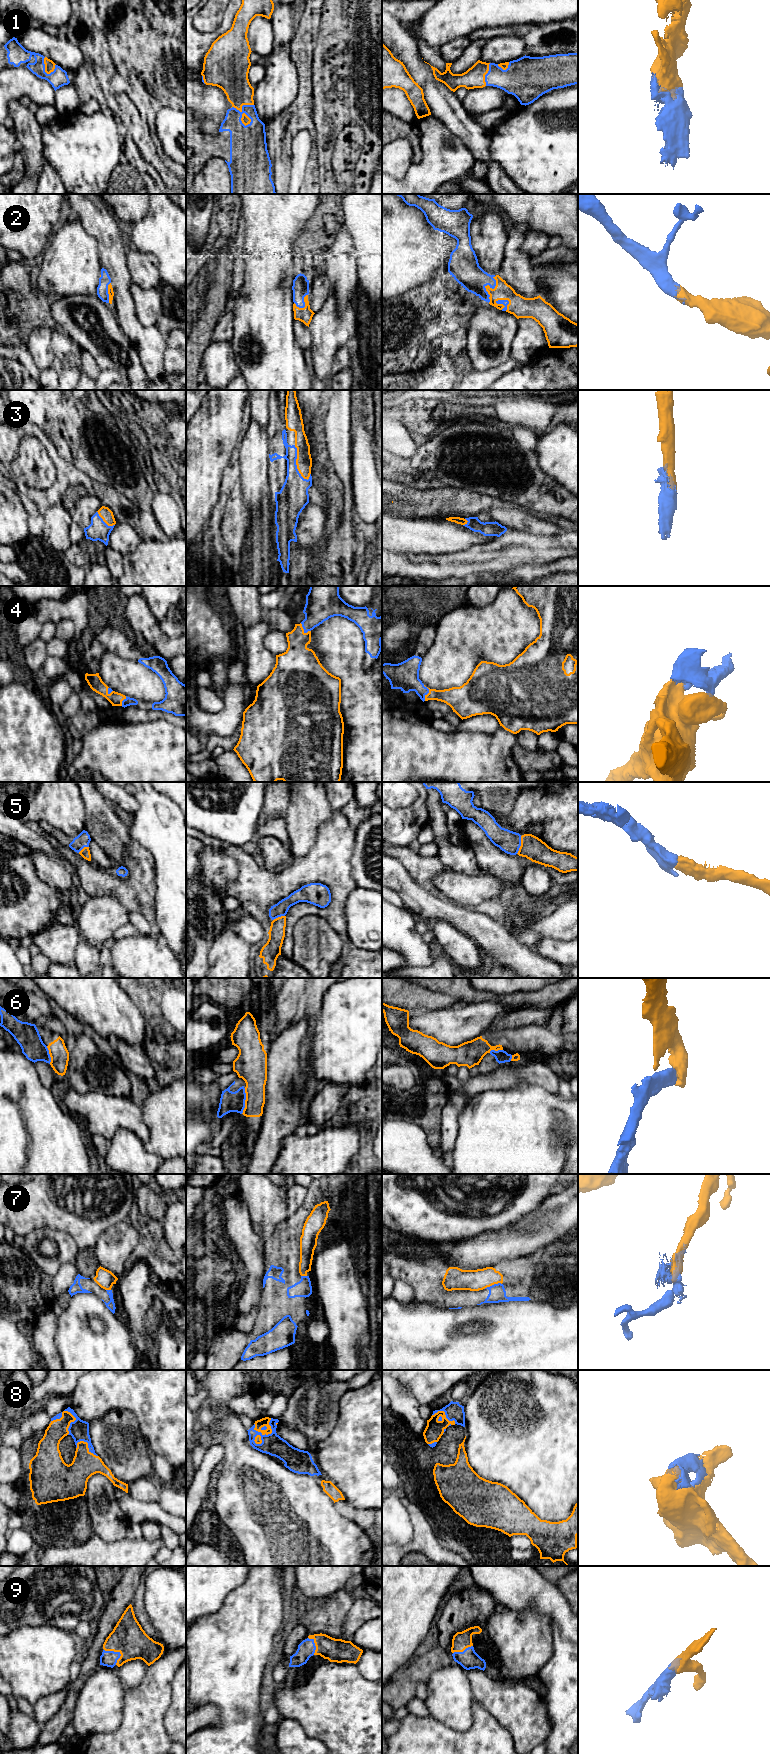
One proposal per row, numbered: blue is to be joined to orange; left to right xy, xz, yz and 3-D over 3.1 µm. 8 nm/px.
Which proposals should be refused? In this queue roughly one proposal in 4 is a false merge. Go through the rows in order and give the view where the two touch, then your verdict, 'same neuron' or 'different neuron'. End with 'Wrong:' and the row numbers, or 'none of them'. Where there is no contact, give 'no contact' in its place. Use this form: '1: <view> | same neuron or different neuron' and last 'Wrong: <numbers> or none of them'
1: xz | same neuron
2: yz | same neuron
3: xz | same neuron
4: yz | same neuron
5: yz | same neuron
6: xz | different neuron
7: yz | same neuron
8: xz | same neuron
9: xy | same neuron
Wrong: 6

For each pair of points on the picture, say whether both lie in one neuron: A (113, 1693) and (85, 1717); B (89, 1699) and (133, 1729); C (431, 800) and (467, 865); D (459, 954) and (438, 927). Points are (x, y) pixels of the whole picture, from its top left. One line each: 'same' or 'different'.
A: same
B: different
C: same
D: same

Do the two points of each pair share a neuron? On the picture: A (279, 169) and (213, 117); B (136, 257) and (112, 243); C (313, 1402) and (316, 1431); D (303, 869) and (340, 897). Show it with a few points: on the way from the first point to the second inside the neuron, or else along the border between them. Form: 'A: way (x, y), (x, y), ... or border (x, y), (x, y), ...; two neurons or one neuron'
A: border (230, 107), (216, 133), (202, 133), (199, 131); two neurons
B: border (127, 246), (127, 268), (130, 274); two neurons
C: way (313, 1409), (314, 1424); one neuron
D: way (314, 869), (318, 869), (335, 886); one neuron

